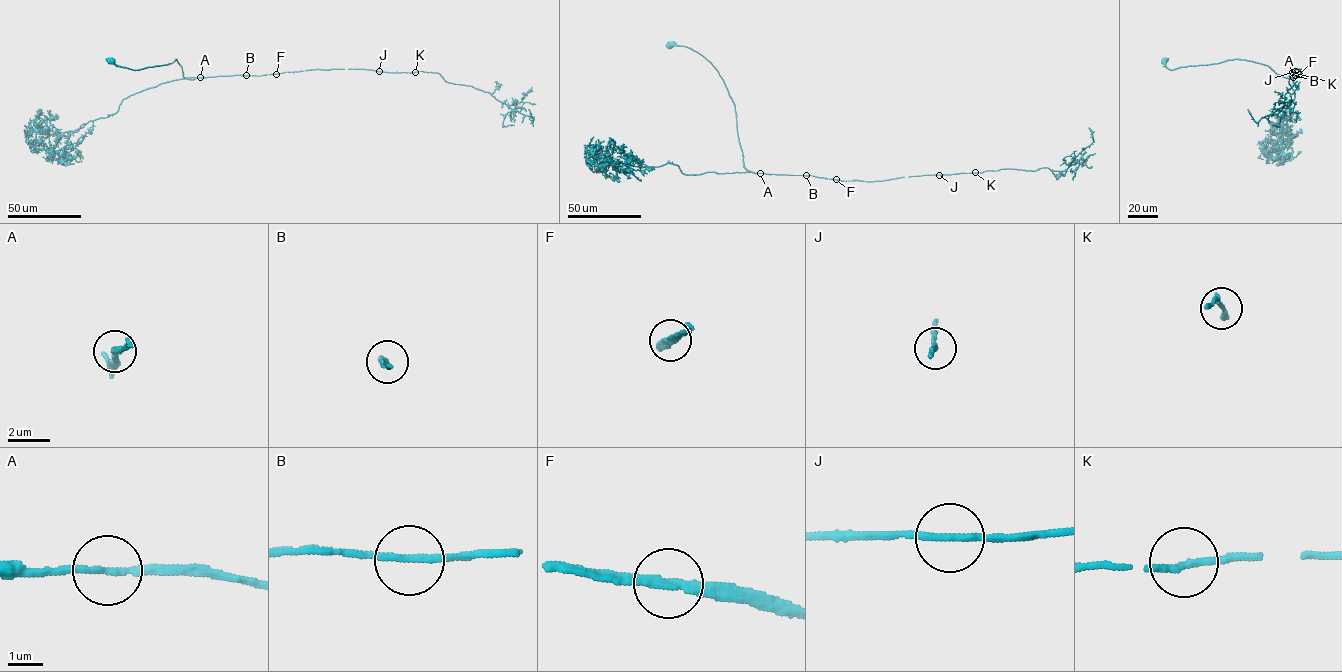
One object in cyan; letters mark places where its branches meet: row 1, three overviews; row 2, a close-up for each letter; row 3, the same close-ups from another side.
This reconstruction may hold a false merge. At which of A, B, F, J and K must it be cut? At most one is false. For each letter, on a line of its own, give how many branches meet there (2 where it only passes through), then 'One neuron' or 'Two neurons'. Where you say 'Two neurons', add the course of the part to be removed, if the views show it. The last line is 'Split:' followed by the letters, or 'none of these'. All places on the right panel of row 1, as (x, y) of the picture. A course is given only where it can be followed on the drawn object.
A: Branches: 2. One neuron
B: Branches: 2. One neuron
F: Branches: 2. One neuron
J: Branches: 2. One neuron
K: Branches: 2. One neuron
Split: none of these

